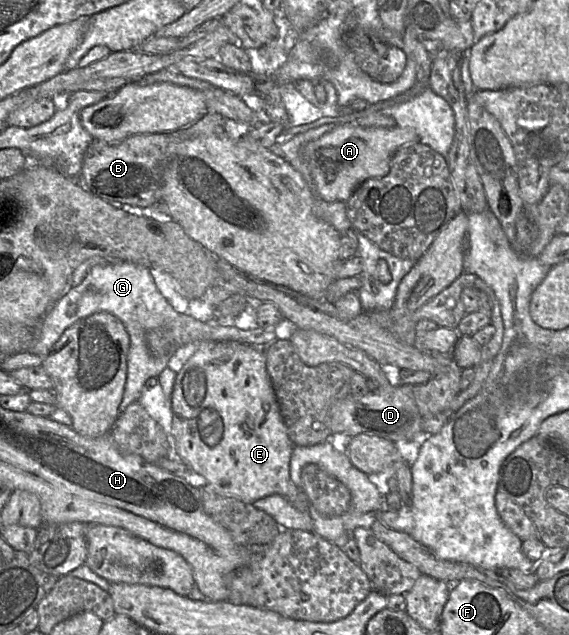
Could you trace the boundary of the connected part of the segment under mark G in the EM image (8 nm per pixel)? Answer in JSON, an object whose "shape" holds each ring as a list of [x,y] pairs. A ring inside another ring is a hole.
{"shape":[[[113,261],[92,267],[78,285],[66,290],[42,317],[37,325],[36,335],[26,351],[45,357],[69,326],[97,312],[107,312],[117,317],[130,339],[126,381],[118,408],[119,413],[140,398],[146,380],[158,377],[167,368],[170,358],[180,346],[199,344],[203,341],[236,341],[266,347],[277,338],[275,327],[242,330],[232,326],[233,320],[203,323],[191,316],[177,313],[158,290],[149,268],[129,262]],[[155,328],[164,328],[173,336],[172,348],[166,357],[154,357],[147,348],[145,334]]]}

